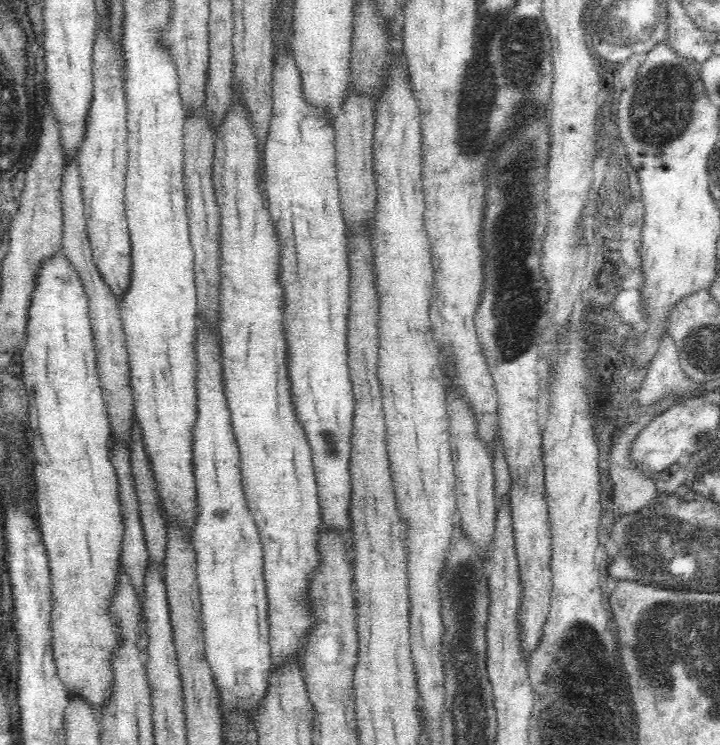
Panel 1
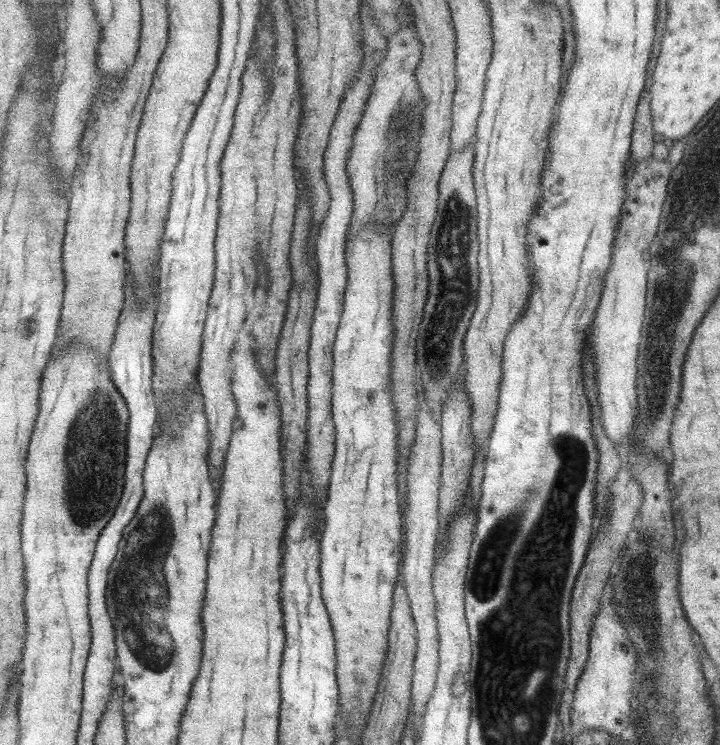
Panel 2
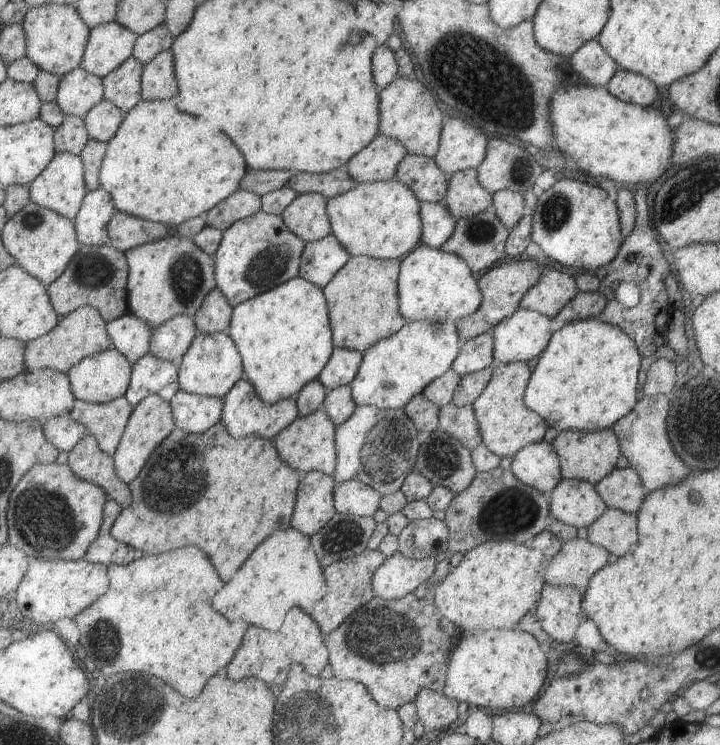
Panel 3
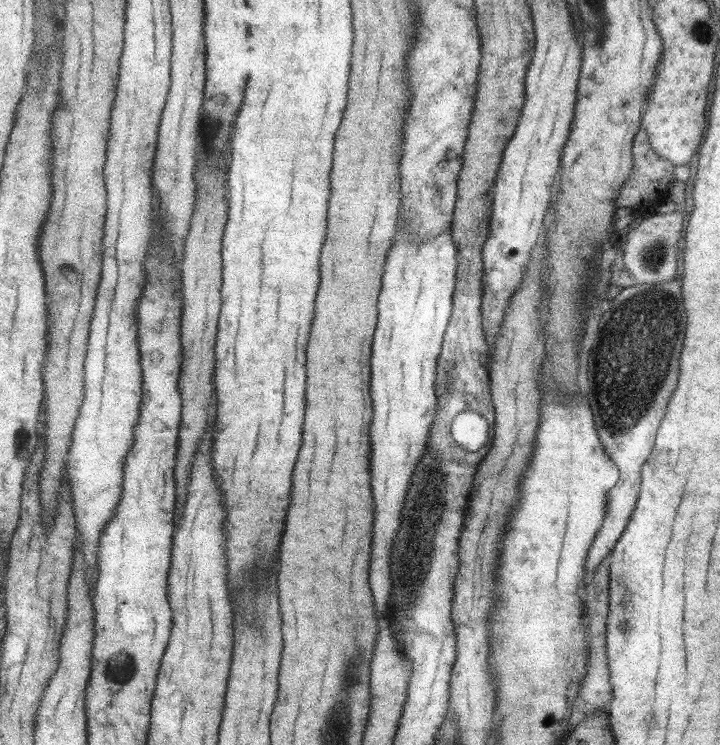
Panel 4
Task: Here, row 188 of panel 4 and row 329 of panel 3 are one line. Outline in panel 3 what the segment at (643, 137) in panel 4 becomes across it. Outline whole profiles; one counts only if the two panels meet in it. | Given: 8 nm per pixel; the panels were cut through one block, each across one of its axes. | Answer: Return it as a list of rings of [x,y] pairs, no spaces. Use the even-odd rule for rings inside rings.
[[[643,184],[637,185],[637,188],[632,187],[632,190],[637,216],[632,231],[622,239],[615,258],[605,265],[606,275],[600,281],[597,292],[607,299],[607,304],[598,319],[622,330],[635,343],[641,356],[654,358],[655,350],[659,346],[667,344],[668,322],[674,311],[667,299],[663,285],[663,280],[669,274],[669,266],[661,254],[664,247],[657,240],[656,230],[647,216],[649,210],[647,210],[647,202],[645,201],[645,186]],[[621,281],[631,281],[637,285],[640,299],[635,306],[627,308],[617,302],[614,290]]]

